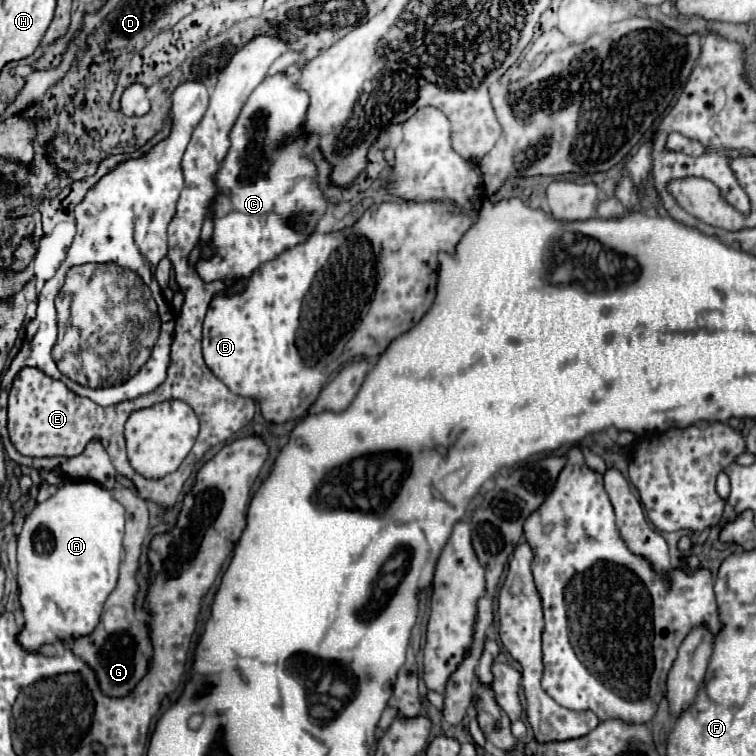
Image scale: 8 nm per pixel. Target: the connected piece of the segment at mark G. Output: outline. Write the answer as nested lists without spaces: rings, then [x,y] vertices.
[[[116,487],[112,491],[112,497],[126,509],[126,535],[124,535],[126,557],[120,565],[120,581],[118,581],[118,587],[110,593],[110,597],[104,605],[104,613],[102,613],[100,623],[94,629],[94,633],[76,639],[72,643],[72,651],[96,673],[96,681],[100,685],[102,695],[126,697],[140,683],[140,679],[148,673],[150,659],[152,659],[150,627],[144,621],[138,621],[134,615],[134,601],[138,595],[136,573],[140,569],[142,543],[148,533],[148,505],[144,499],[140,499],[136,495],[136,491],[132,491],[128,487]]]

